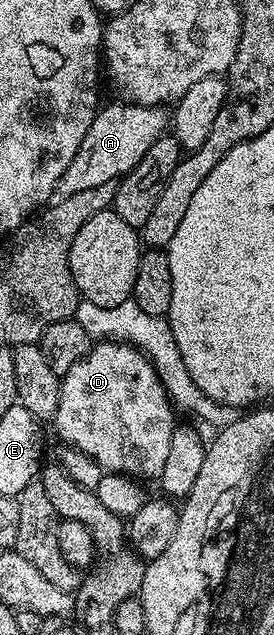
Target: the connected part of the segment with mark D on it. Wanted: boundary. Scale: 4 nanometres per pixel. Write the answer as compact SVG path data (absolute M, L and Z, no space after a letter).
M98 341L90 352L72 369L61 376L58 385L58 403L54 407L52 426L61 442L67 447L80 449L92 461L102 467L103 472L150 479L161 476L164 460L168 458L168 445L176 426L176 407L166 394L156 367L142 350L131 343L121 341Z

